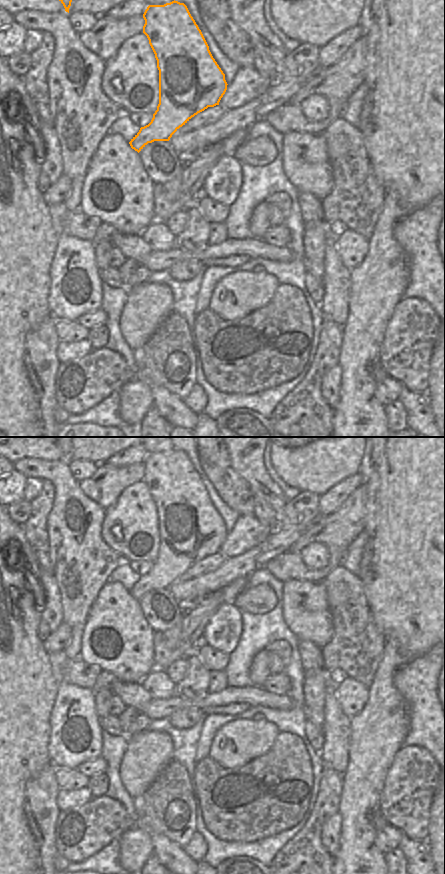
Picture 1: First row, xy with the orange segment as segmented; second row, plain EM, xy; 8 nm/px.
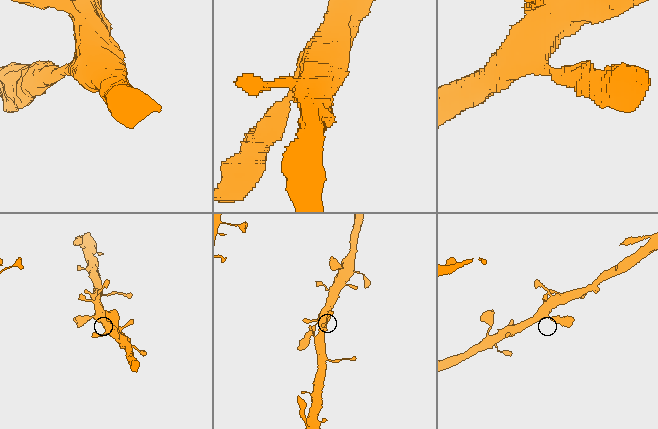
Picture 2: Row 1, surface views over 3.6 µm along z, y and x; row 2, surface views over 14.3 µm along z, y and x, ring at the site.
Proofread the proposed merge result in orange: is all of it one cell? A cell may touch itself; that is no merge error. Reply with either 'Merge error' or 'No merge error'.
No merge error.

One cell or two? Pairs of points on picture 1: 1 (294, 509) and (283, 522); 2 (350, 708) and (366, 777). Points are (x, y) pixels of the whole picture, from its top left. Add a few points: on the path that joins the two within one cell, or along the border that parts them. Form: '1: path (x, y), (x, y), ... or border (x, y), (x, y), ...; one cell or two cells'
1: path (293, 512), (286, 519); one cell
2: border (368, 698), (366, 703), (351, 717); two cells

